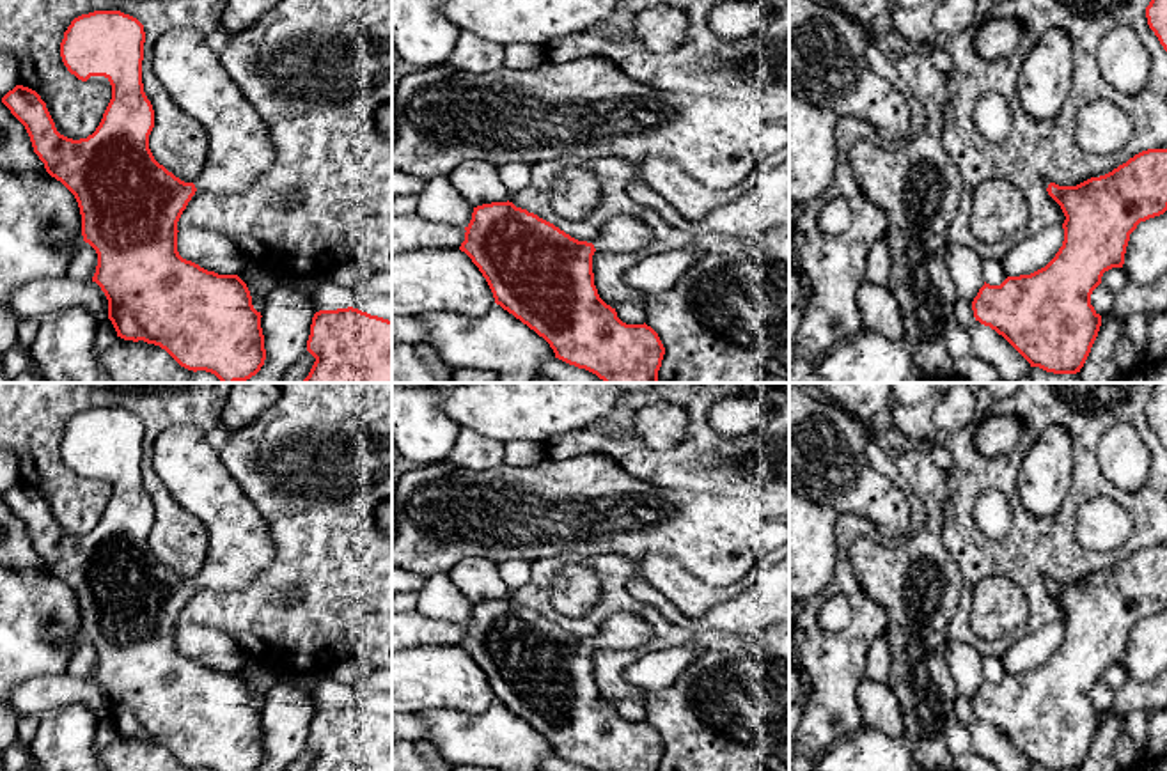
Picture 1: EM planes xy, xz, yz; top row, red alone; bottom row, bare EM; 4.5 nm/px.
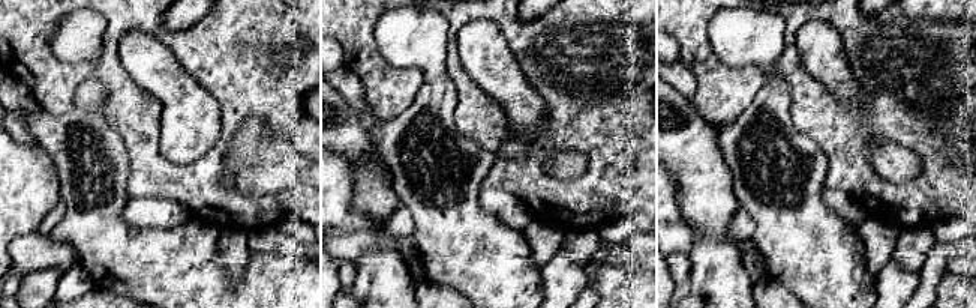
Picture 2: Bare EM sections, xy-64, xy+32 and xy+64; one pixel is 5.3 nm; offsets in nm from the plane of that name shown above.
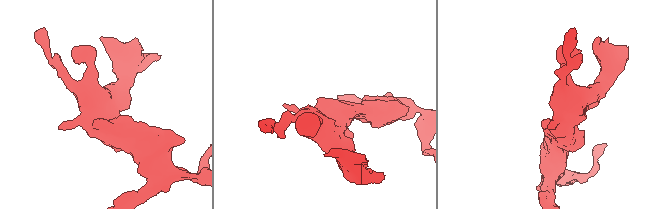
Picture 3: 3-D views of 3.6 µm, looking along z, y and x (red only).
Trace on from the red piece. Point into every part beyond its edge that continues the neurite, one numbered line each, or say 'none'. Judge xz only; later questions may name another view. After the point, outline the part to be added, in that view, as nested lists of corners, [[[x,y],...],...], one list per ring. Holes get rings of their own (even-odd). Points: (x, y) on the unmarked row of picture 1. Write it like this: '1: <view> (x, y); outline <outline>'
1: xz (619, 631); outline [[[619,611],[601,622],[592,642],[598,649],[628,650],[649,645],[651,638],[653,627],[644,619]]]

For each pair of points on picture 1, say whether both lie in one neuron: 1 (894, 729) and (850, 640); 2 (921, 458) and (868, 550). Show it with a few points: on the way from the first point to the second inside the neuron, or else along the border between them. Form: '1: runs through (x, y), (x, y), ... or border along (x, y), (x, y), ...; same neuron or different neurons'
1: border along (864, 677), (857, 692), (861, 720); different neurons
2: runs through (932, 491), (933, 527), (907, 553), (901, 553); same neuron

